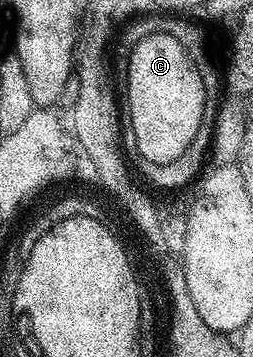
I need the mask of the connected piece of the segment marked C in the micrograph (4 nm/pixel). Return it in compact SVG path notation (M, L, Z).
M148 33L141 43L130 50L131 62L127 65L127 105L131 108L131 133L135 136L135 145L145 160L152 166L167 167L180 157L200 136L203 129L203 112L205 111L205 87L203 77L196 62L187 53L186 46L168 33Z

